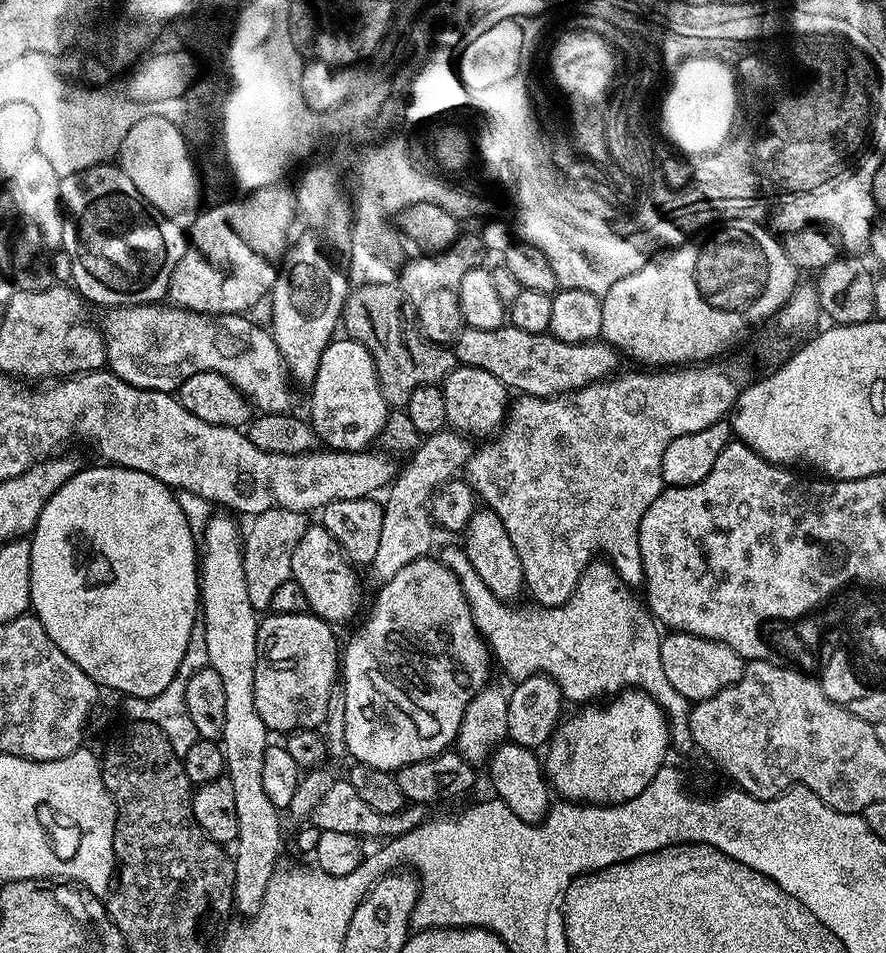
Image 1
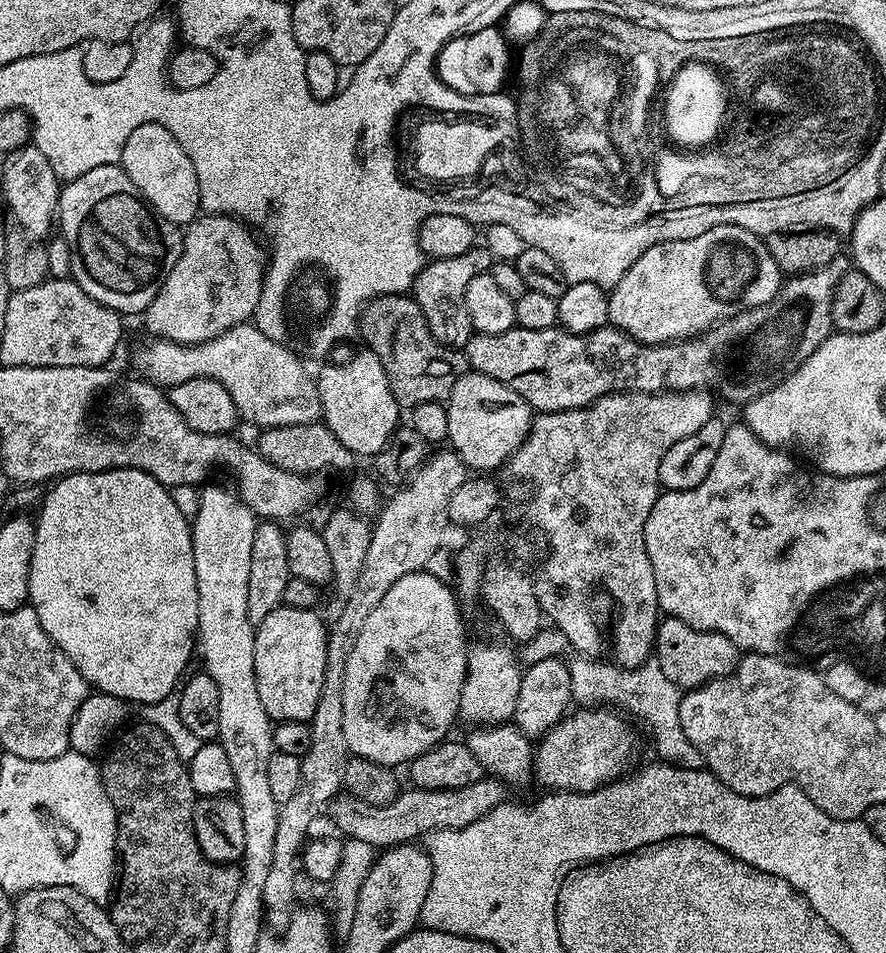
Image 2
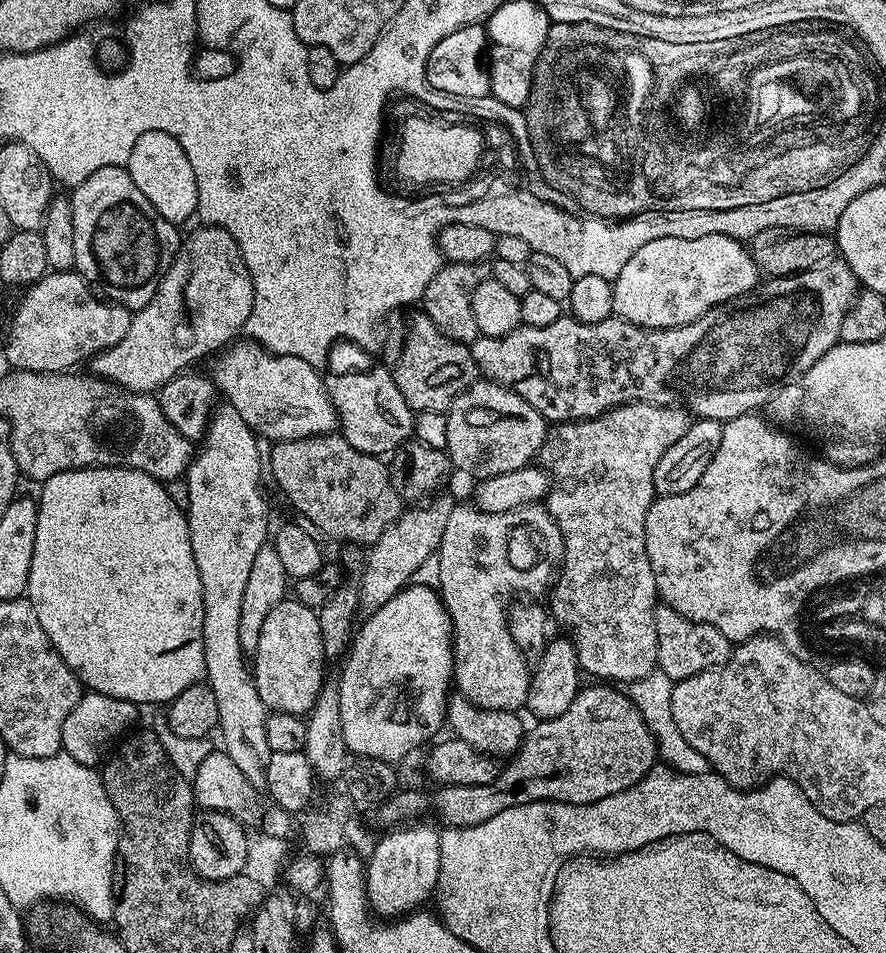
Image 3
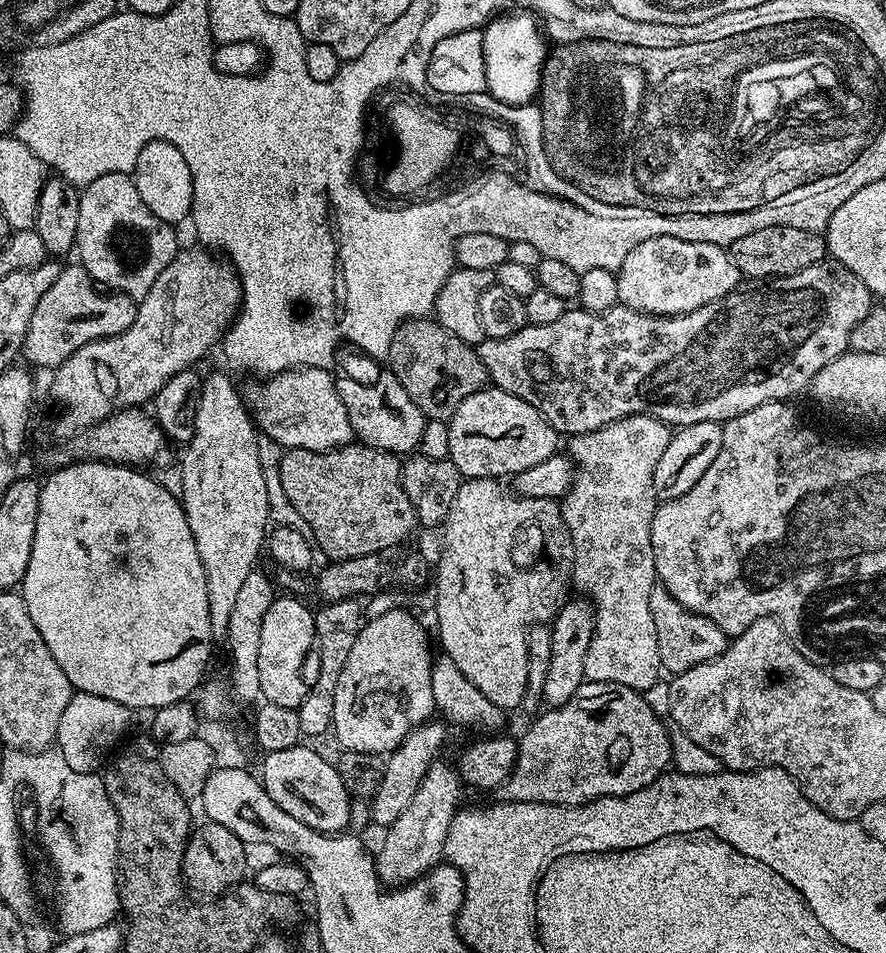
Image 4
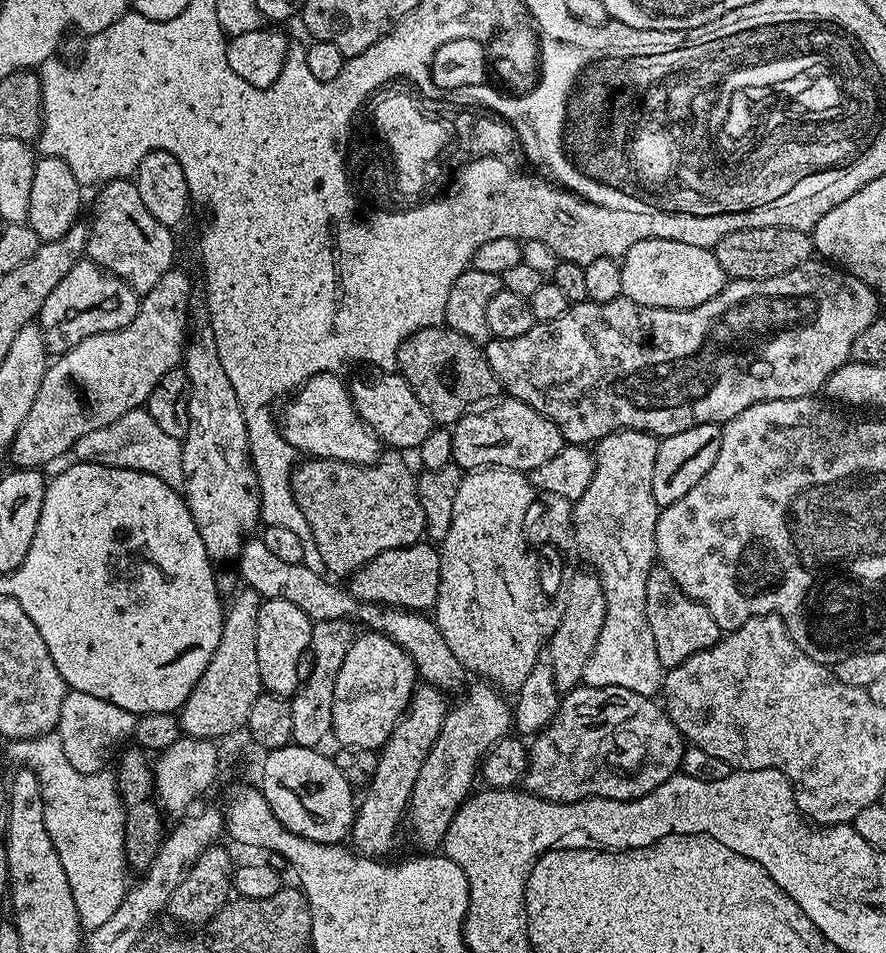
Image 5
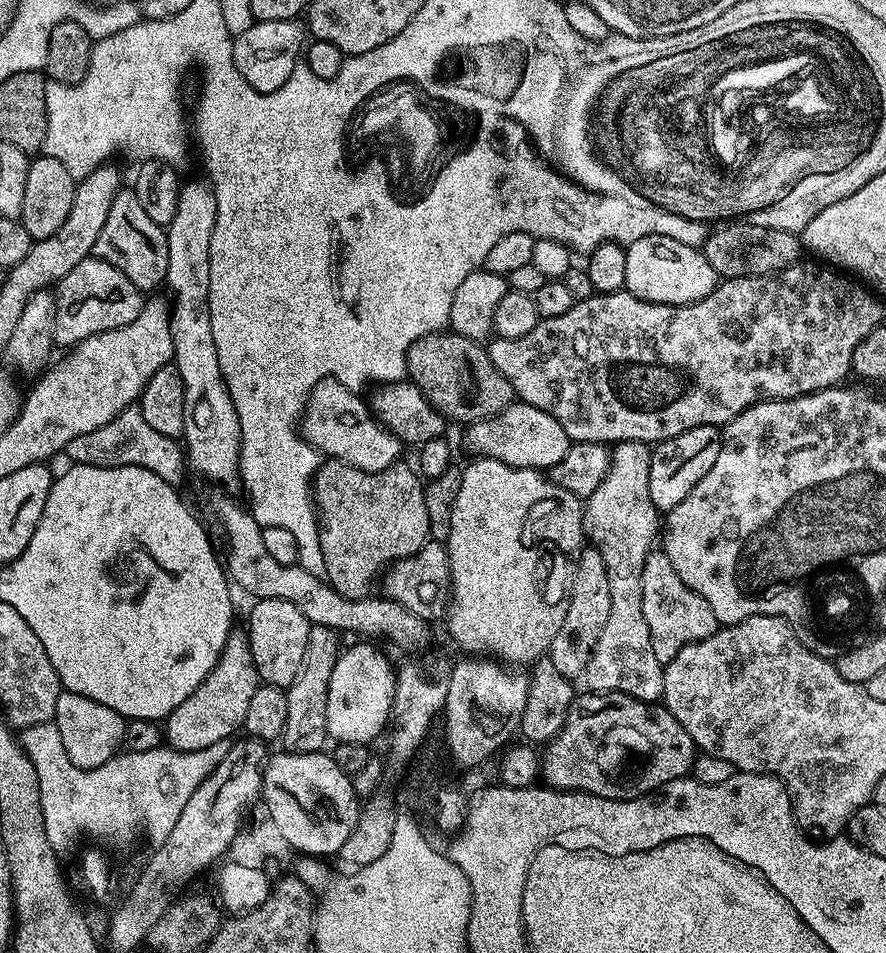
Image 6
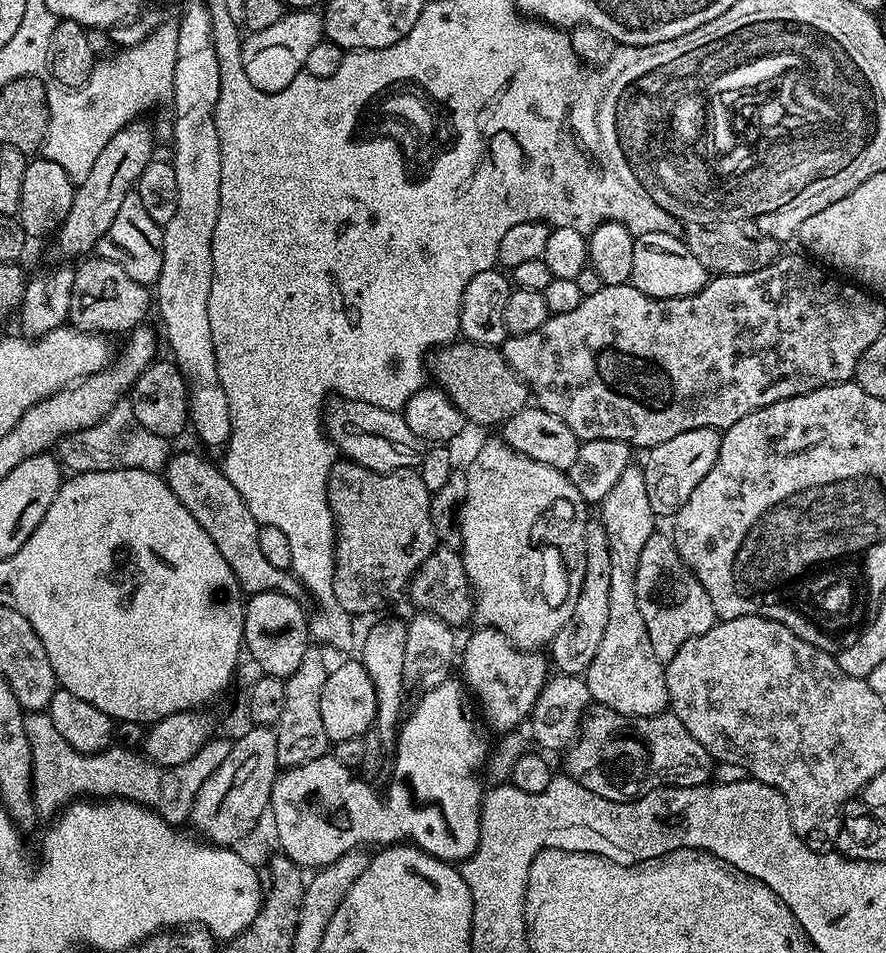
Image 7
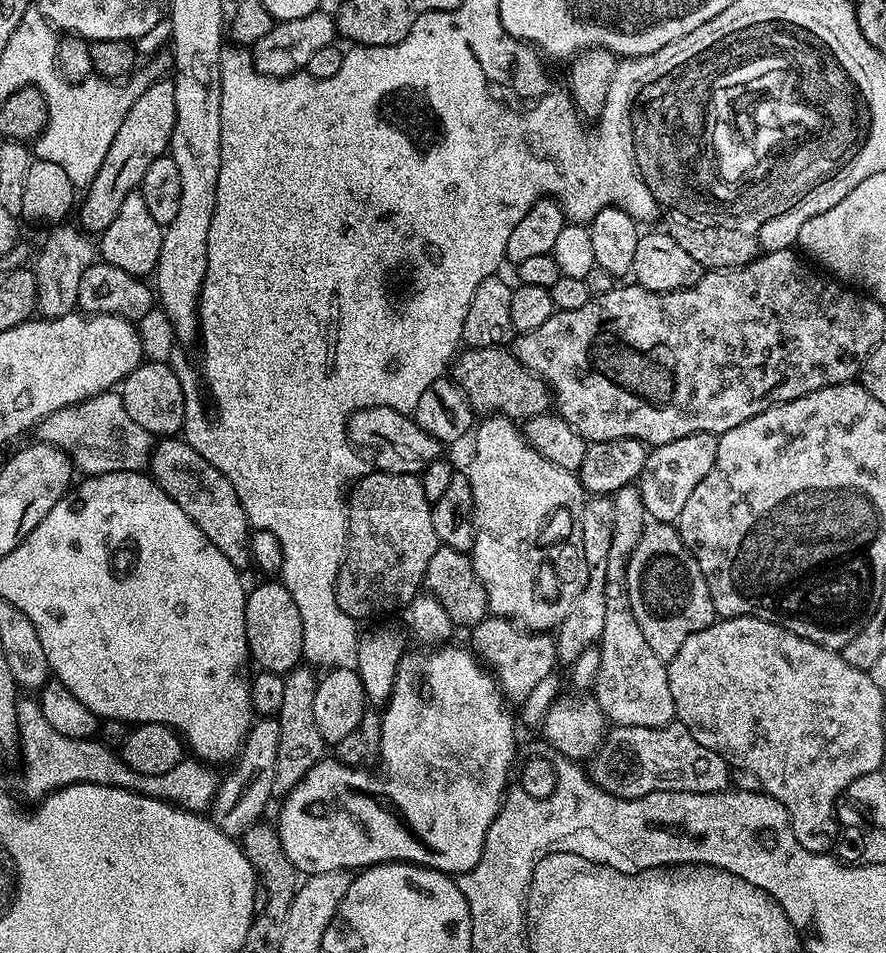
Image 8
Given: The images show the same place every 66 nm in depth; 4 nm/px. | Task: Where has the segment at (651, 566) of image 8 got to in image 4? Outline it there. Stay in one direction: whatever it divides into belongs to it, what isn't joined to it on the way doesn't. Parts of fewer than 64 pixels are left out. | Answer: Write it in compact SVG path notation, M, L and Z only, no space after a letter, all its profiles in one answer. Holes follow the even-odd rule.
M657 582L650 590L650 614L654 617L654 634L658 634L658 658L665 673L675 674L690 670L702 662L710 662L726 650L730 639L710 618L694 614L670 594L663 584Z

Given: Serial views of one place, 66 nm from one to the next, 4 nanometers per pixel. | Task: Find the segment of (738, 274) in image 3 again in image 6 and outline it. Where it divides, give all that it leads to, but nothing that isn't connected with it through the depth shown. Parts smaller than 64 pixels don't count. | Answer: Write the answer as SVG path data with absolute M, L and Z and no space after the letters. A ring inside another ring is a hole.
M669 236L638 238L638 242L627 245L626 282L624 288L630 294L655 304L693 304L706 298L716 288L718 277L714 266L706 262L700 248L682 246Z

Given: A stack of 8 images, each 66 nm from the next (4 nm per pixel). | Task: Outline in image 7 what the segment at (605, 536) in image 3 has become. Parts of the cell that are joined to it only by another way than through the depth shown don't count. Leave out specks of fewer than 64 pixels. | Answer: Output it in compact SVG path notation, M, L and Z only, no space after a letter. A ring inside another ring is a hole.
M640 466L622 470L614 490L598 505L598 519L606 530L610 554L610 618L602 633L598 654L590 662L586 679L593 701L601 709L623 716L659 716L669 707L665 665L650 646L650 634L646 634L646 622L638 614L638 594L634 590L634 578L638 570L638 554L642 546L657 531L657 517L650 510L650 498L646 495L646 478Z

